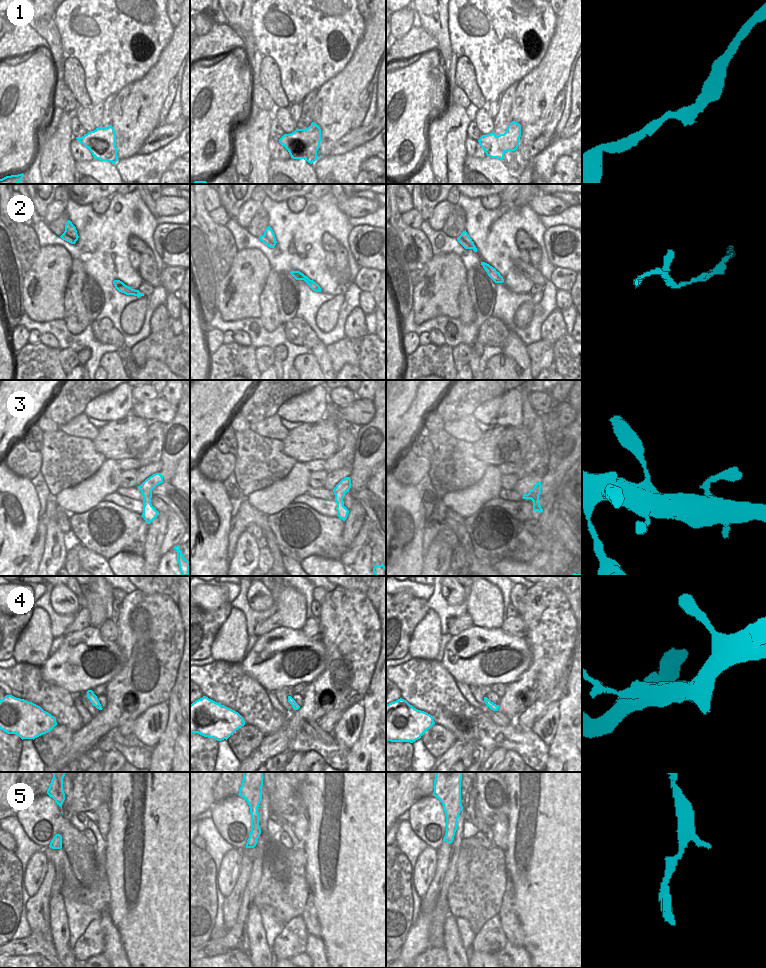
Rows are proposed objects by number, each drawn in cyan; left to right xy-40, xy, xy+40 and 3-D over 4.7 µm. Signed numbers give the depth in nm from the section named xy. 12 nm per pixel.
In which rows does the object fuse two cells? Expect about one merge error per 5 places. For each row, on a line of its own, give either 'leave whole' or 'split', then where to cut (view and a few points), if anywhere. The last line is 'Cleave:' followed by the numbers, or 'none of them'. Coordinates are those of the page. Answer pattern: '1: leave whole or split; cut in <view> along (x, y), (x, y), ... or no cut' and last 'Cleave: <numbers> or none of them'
1: leave whole; no cut
2: leave whole; no cut
3: leave whole; no cut
4: leave whole; no cut
5: leave whole; no cut
Cleave: none of them

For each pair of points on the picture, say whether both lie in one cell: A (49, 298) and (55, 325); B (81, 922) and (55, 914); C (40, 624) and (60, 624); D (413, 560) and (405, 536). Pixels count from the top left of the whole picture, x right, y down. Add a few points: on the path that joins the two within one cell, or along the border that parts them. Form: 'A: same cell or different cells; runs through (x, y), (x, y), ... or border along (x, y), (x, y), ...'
A: different cells; border along (62, 318), (45, 322), (31, 320)
B: different cells; border along (63, 897), (70, 941)
C: different cells; border along (37, 606), (48, 614), (51, 634), (54, 637)
D: same cell; runs through (407, 554), (405, 552), (405, 542)

